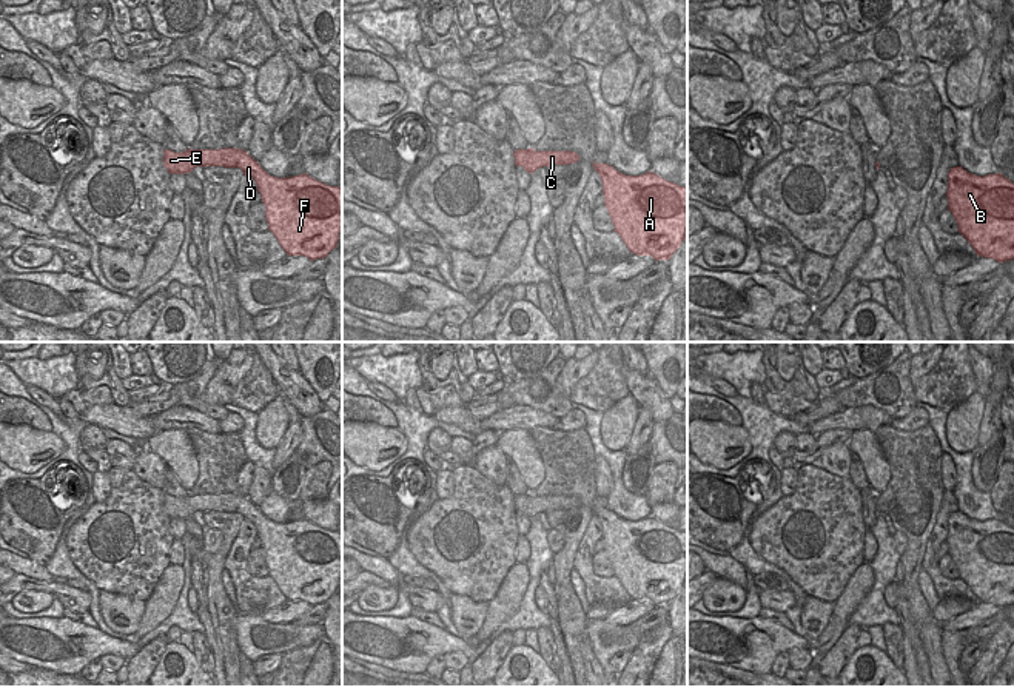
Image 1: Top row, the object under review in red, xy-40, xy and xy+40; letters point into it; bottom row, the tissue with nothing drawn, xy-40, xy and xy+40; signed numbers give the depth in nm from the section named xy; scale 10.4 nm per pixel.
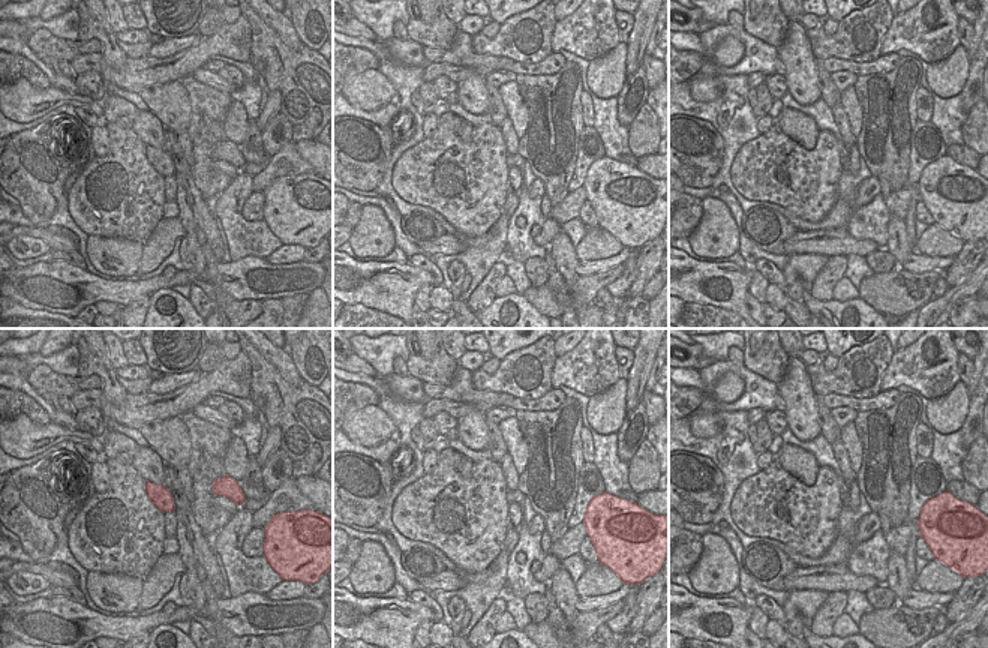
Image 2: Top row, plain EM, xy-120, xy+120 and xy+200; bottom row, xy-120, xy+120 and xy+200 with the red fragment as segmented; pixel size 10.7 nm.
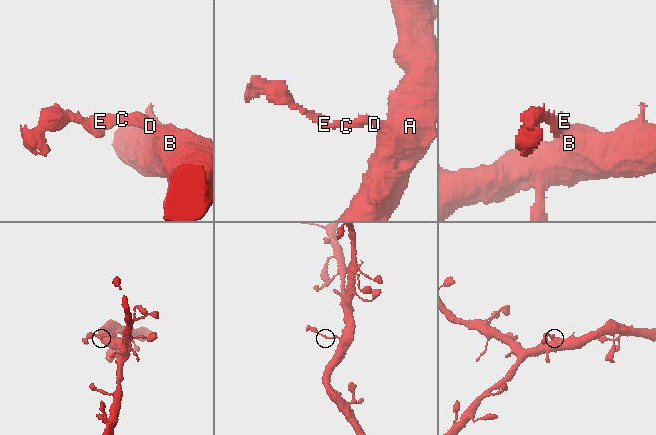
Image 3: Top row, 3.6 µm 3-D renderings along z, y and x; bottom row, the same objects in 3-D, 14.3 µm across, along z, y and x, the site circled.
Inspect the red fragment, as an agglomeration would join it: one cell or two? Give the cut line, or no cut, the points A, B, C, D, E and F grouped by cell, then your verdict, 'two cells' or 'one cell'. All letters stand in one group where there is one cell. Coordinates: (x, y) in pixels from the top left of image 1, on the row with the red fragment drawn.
cut xy (530, 148), (530, 157), (537, 168); groups A B C D F / E; two cells

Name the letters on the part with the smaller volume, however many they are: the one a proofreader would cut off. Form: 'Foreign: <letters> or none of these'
Foreign: E.

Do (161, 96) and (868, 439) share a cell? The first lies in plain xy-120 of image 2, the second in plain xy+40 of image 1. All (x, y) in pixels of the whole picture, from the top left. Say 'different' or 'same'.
same

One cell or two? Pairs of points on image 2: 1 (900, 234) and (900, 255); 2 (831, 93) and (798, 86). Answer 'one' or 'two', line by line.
1: one
2: two

